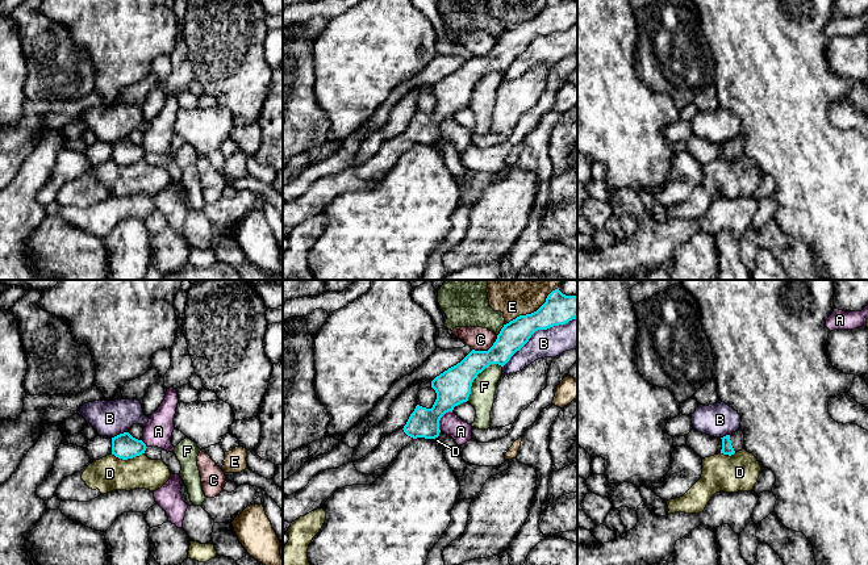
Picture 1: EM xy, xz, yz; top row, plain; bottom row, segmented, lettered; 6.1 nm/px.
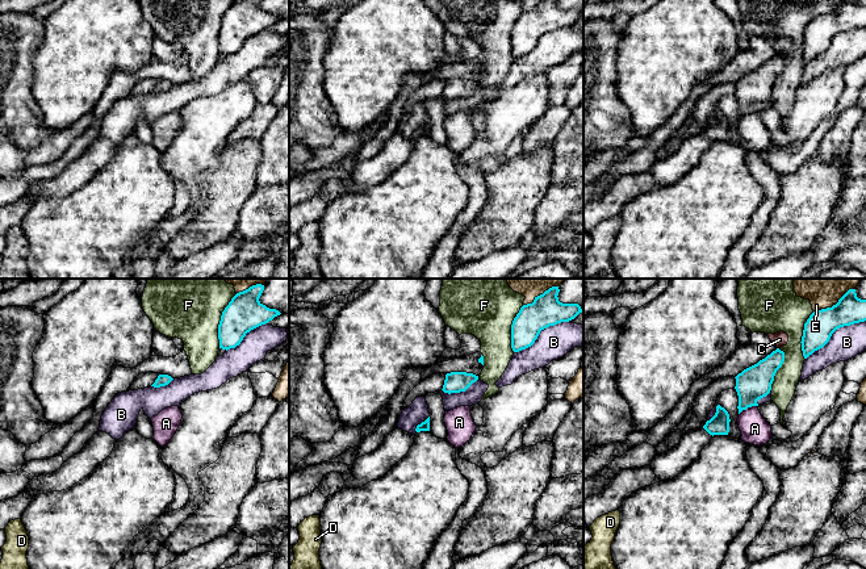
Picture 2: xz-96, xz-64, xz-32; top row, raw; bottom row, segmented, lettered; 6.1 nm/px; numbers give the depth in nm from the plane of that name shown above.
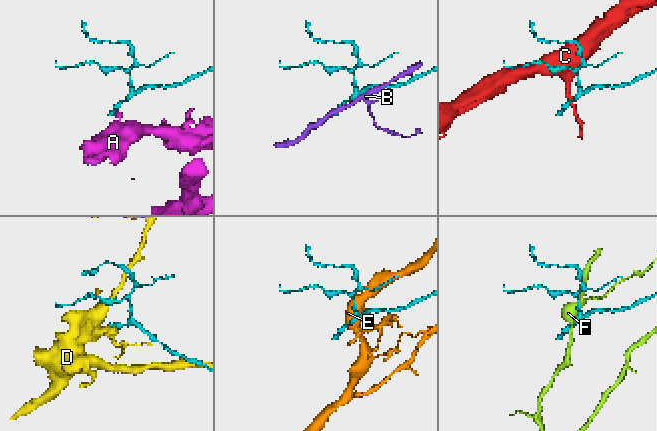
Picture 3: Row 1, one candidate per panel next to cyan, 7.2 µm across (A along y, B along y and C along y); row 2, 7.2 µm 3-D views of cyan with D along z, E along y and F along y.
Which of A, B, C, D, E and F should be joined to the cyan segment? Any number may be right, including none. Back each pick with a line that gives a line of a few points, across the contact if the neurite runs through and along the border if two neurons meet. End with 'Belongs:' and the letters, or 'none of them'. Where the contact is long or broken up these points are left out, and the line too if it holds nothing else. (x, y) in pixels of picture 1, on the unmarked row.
Belongs: none of them

